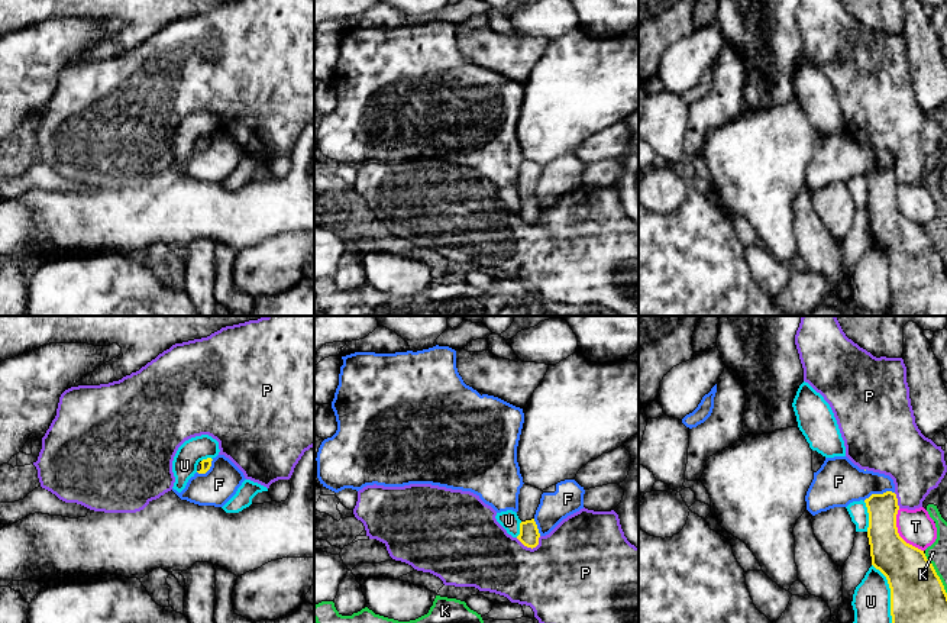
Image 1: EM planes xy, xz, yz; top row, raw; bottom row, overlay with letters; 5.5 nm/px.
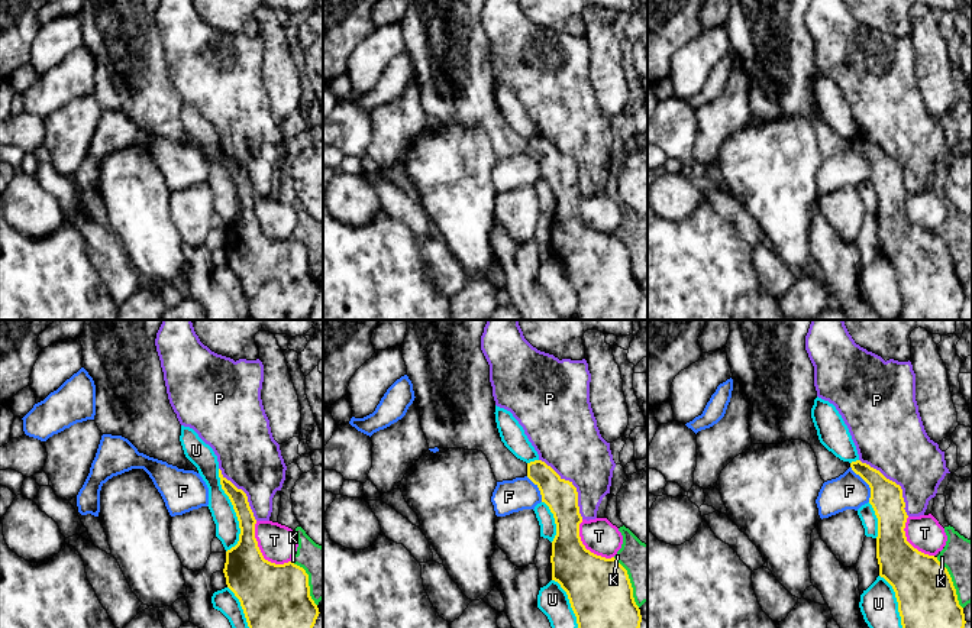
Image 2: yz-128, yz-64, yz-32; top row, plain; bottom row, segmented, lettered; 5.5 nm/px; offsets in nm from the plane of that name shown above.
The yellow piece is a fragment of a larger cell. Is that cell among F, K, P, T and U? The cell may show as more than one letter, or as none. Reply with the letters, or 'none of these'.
none of these

